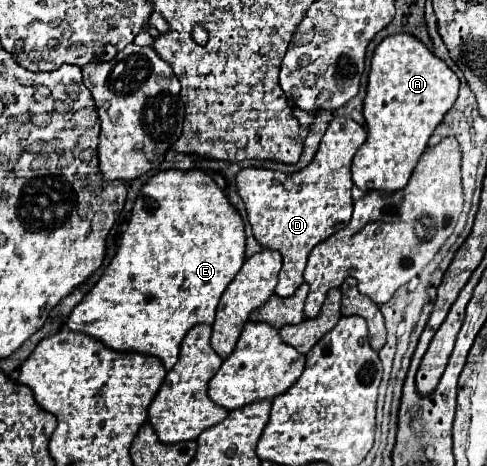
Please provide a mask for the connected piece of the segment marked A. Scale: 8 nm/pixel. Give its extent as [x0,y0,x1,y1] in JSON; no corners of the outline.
[352,34,460,192]

